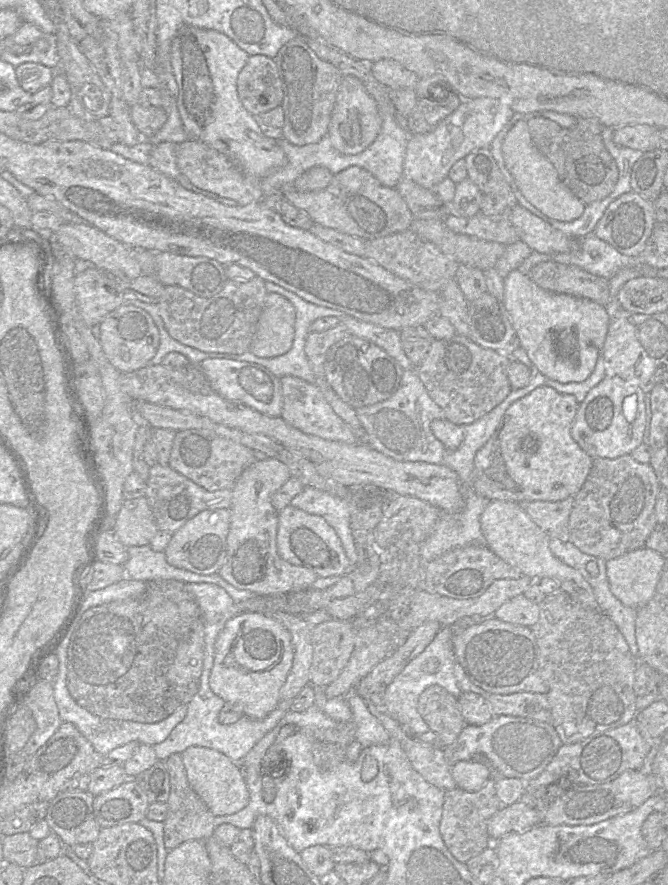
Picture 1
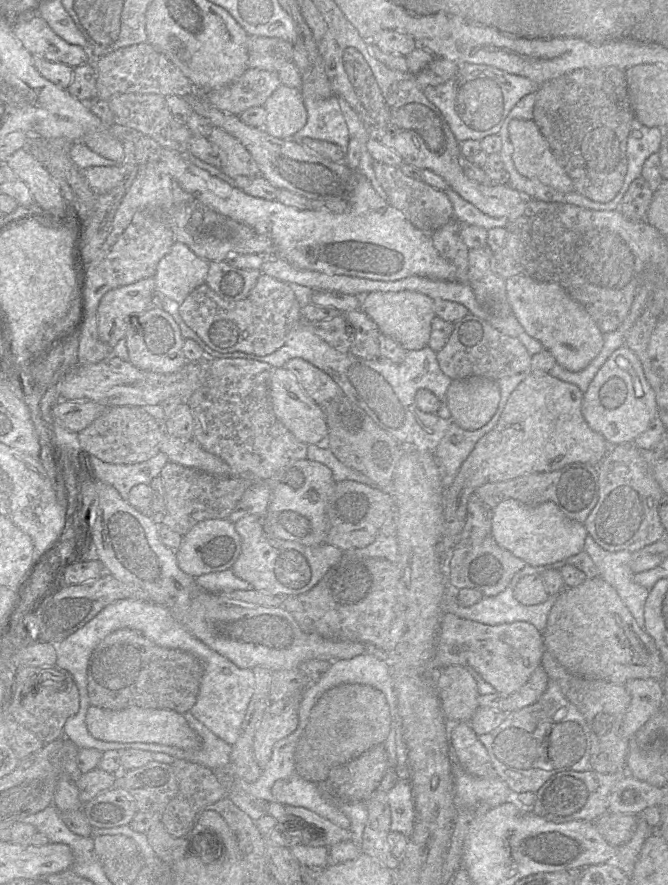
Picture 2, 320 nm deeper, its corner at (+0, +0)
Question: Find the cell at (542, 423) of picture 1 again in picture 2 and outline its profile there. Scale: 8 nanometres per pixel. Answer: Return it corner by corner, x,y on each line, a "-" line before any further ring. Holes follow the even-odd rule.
527,373
527,377
511,393
497,425
477,442
451,483
444,488
441,558
449,556
454,547
465,525
469,497
480,486
527,474
557,471
573,463
597,466
602,461
611,446
585,421
583,397
576,385
549,373

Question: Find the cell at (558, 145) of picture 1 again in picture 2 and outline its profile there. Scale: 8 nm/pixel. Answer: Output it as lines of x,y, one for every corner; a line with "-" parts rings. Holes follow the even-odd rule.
614,66
577,69
544,82
535,93
533,120
571,178
575,191
596,202
612,201
624,185
629,168
628,141
633,122
637,120
628,94
625,71

